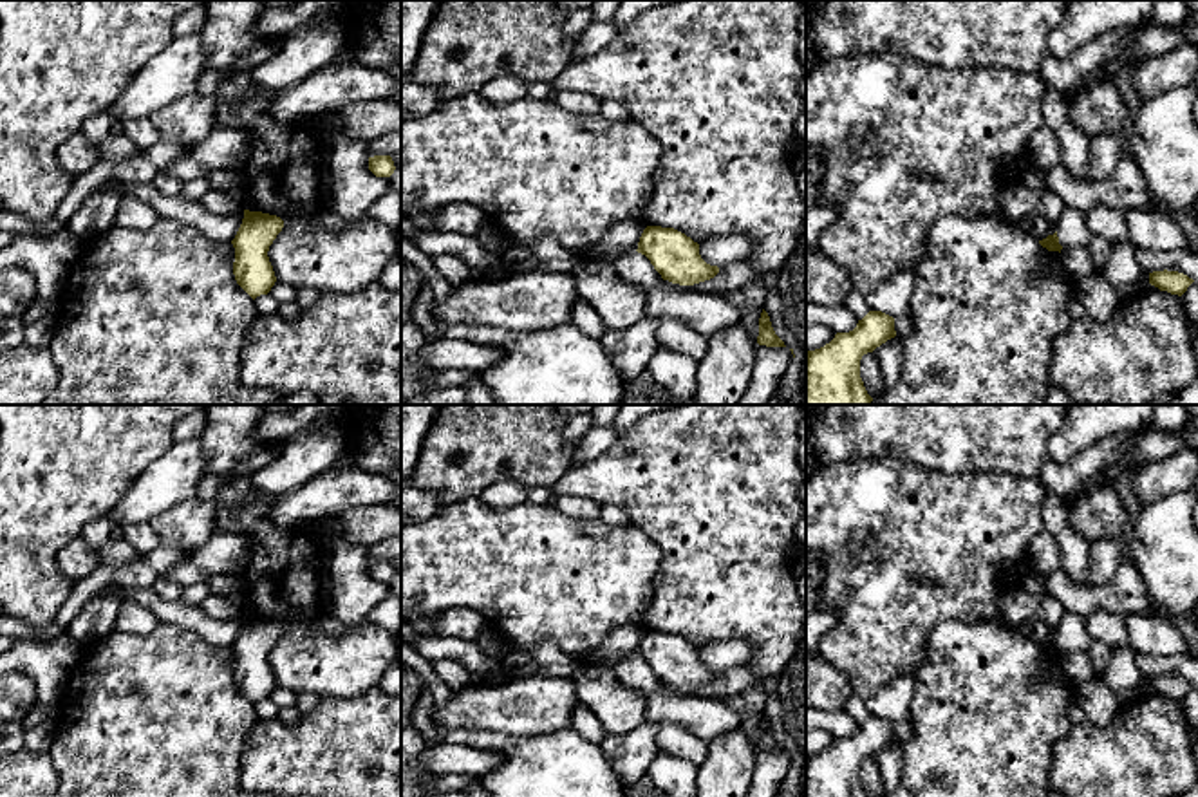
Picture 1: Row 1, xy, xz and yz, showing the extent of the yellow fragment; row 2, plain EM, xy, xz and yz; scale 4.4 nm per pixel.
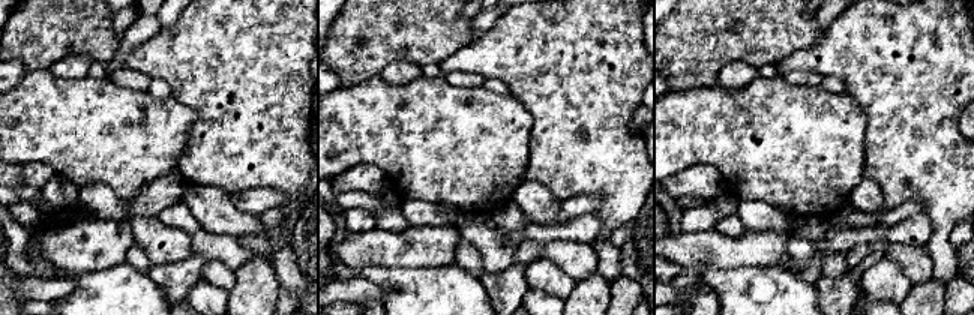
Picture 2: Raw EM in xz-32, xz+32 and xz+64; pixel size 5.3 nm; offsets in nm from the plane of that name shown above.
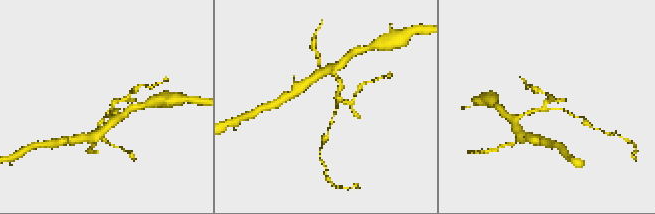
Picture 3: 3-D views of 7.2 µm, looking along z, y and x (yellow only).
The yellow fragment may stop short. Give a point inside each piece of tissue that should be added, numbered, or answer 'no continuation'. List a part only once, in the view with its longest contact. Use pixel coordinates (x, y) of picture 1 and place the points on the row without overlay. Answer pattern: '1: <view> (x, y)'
no continuation

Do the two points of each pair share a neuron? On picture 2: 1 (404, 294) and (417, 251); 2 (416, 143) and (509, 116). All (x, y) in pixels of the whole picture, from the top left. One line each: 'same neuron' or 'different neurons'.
1: different neurons
2: same neuron

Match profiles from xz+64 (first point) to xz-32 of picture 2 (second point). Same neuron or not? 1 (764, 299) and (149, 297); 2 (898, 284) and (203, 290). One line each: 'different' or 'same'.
1: same
2: different

